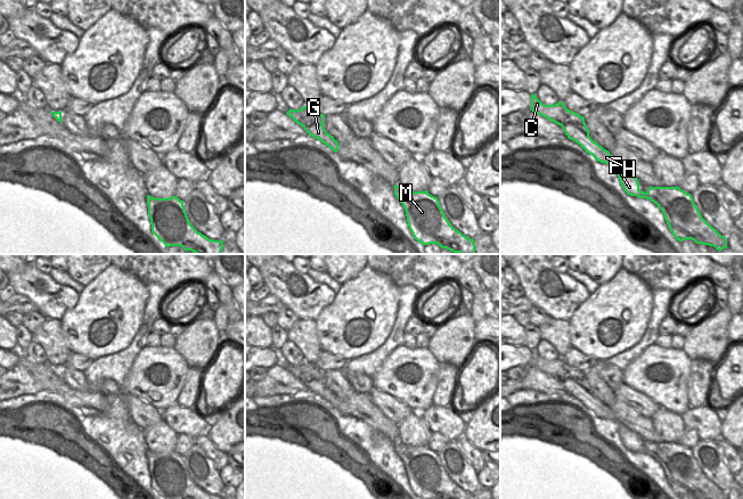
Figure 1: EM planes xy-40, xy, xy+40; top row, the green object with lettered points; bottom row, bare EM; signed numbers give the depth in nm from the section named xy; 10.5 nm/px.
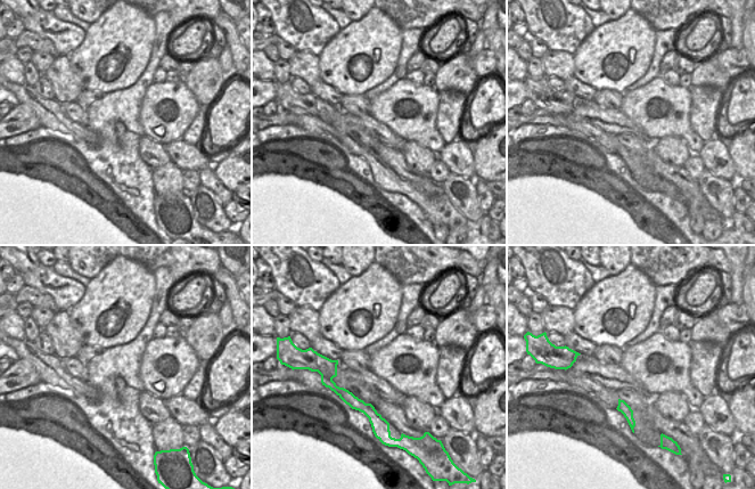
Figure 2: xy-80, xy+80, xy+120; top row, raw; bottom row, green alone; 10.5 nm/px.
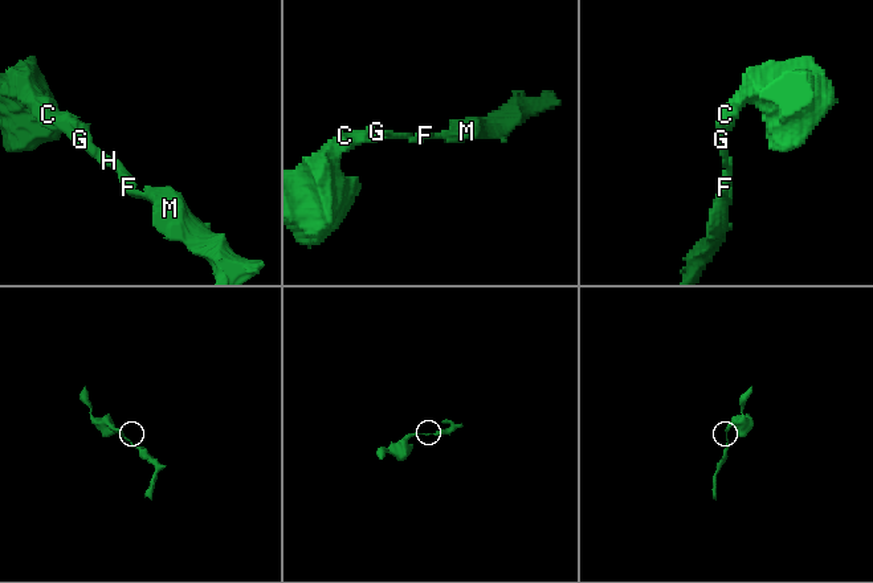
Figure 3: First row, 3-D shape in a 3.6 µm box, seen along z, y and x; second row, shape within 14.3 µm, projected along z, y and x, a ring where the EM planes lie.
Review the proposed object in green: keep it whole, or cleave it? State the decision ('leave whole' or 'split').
leave whole

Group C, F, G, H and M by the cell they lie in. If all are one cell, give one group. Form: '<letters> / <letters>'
C F G H M

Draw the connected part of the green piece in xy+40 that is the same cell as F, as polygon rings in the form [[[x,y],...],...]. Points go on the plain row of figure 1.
[[[622,423],[618,424],[618,432],[628,450],[650,455],[658,460],[677,496],[692,494],[696,499],[727,499],[726,492],[702,473],[691,449],[679,442],[650,442],[644,448],[639,444],[638,434]]]

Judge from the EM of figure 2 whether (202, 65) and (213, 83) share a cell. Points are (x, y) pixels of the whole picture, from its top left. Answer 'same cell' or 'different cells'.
same cell

